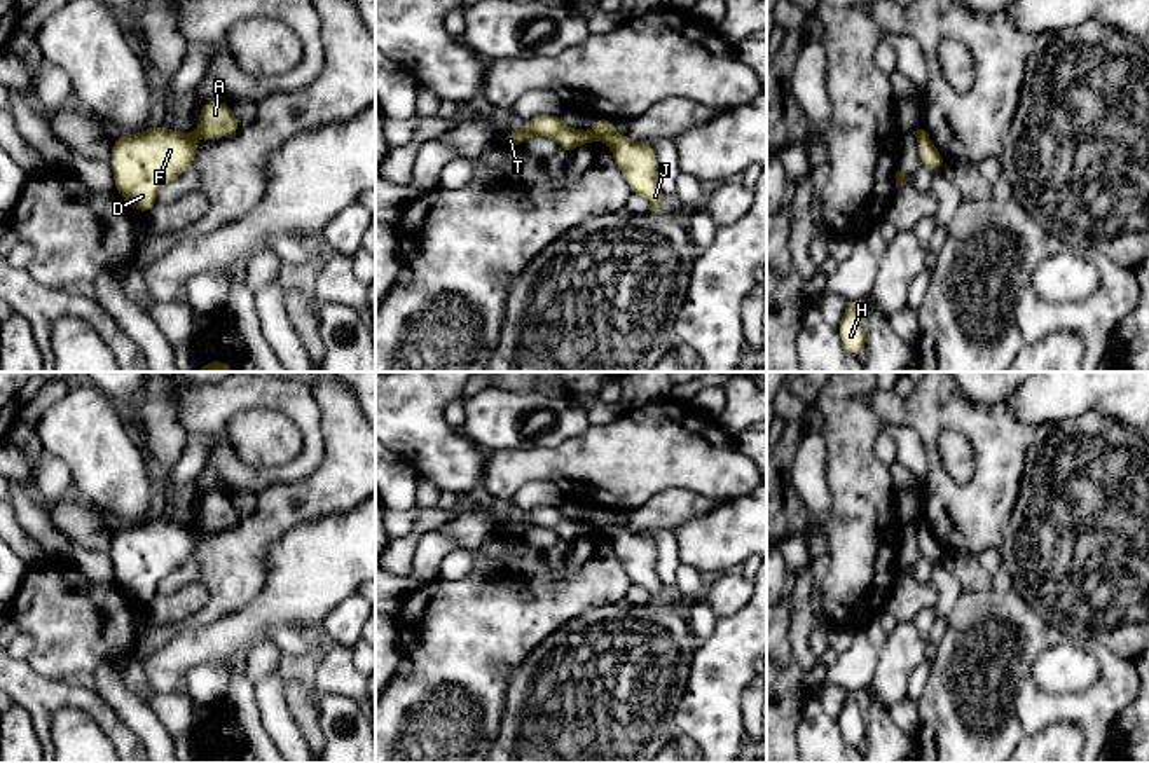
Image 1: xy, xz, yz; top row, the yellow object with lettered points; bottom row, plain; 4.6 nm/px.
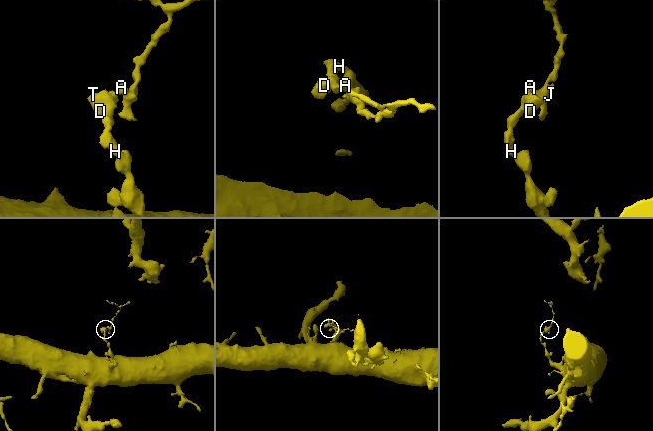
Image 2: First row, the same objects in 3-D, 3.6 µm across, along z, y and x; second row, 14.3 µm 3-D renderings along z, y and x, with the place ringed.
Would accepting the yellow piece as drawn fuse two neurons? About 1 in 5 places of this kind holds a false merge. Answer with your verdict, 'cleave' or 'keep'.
cleave

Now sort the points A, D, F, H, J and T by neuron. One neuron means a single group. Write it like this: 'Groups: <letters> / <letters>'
Groups: A J / D F H T

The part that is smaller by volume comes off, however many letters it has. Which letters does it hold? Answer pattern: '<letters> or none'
A, J

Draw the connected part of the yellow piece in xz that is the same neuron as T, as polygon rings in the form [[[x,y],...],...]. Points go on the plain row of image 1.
[[[561,505],[538,506],[527,510],[524,519],[519,522],[510,522],[503,527],[503,536],[522,540],[522,534],[533,527],[550,527],[554,529],[562,545],[569,545],[576,538],[595,534],[592,524],[587,520],[574,520],[562,513]]]

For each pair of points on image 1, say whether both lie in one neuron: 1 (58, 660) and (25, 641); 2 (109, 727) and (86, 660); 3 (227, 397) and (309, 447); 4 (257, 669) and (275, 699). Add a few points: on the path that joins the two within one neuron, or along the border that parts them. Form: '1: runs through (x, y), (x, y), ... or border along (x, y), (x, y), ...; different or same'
1: border along (21, 631), (32, 638), (32, 652), (25, 659); different
2: border along (34, 669), (48, 678), (74, 681); different
3: runs through (254, 397), (282, 397), (306, 421); same
4: border along (276, 667), (255, 685); different

